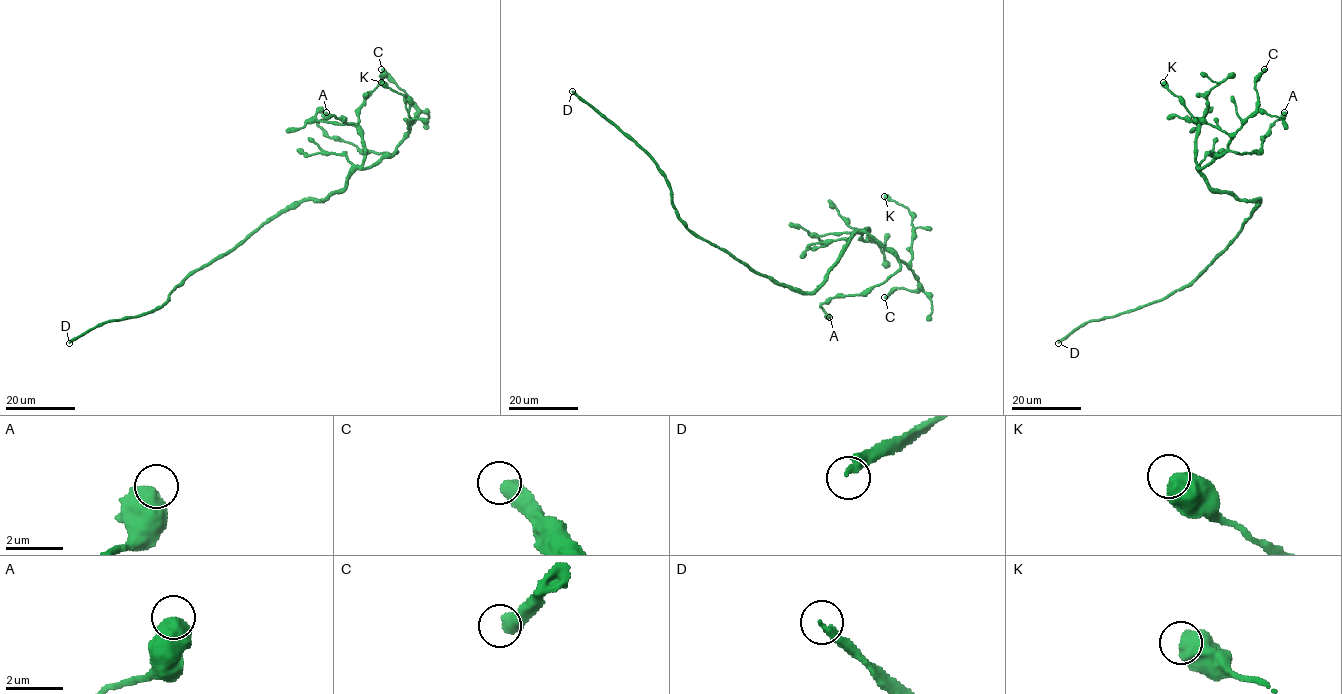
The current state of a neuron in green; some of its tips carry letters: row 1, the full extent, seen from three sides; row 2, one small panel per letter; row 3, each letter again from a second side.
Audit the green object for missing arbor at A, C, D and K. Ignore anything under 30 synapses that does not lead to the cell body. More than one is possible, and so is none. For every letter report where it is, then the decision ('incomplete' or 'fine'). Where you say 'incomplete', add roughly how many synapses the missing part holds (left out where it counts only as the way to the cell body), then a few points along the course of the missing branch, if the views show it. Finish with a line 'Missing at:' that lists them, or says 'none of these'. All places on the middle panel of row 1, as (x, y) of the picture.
A: place (829, 317); fine
C: place (884, 297); fine
D: place (572, 91); incomplete; 400 synapses
K: place (884, 196); fine
Missing at: D

